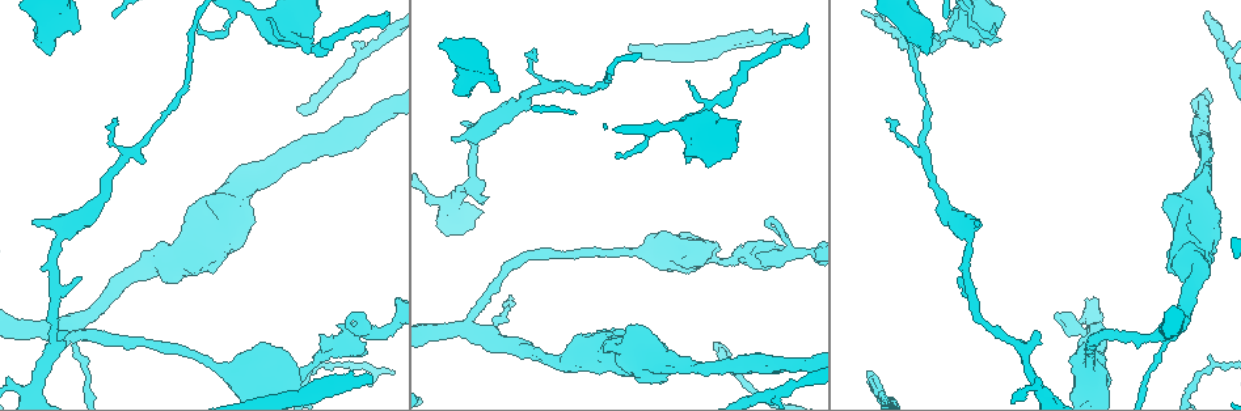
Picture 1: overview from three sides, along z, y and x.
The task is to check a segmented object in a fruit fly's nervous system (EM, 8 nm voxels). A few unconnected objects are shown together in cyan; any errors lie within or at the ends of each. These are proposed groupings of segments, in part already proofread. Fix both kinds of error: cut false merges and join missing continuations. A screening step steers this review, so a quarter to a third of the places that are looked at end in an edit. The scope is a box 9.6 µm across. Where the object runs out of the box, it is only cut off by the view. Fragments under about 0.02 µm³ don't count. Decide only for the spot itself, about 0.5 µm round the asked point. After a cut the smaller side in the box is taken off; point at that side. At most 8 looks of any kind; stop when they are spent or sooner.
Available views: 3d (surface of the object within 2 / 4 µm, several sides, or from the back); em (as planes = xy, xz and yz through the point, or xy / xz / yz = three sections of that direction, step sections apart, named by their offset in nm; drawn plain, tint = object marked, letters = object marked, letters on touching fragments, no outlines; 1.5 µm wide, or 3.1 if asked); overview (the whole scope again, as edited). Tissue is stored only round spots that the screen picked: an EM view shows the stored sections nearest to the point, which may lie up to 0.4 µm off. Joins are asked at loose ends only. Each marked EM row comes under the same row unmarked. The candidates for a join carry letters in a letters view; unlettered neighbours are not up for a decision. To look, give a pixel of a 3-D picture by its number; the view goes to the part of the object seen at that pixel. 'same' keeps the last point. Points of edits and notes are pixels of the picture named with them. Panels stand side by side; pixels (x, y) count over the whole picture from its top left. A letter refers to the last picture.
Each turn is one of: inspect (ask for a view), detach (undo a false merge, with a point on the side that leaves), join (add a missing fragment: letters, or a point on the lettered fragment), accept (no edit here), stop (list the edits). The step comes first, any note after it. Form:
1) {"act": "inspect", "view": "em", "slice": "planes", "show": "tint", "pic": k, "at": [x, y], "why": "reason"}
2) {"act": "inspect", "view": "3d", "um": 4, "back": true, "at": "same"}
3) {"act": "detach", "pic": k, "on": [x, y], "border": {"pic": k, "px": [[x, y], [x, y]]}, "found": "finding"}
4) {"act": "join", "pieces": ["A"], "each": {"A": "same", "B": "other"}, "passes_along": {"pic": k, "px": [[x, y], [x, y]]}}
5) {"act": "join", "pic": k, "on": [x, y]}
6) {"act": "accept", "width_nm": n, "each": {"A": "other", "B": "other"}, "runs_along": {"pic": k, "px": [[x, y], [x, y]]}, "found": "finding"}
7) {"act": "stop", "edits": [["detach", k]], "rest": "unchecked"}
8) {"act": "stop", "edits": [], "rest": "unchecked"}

{"act": "inspect", "view": "3d", "um": 2, "pic": 1, "at": [862, 12], "why": "tapers out"}

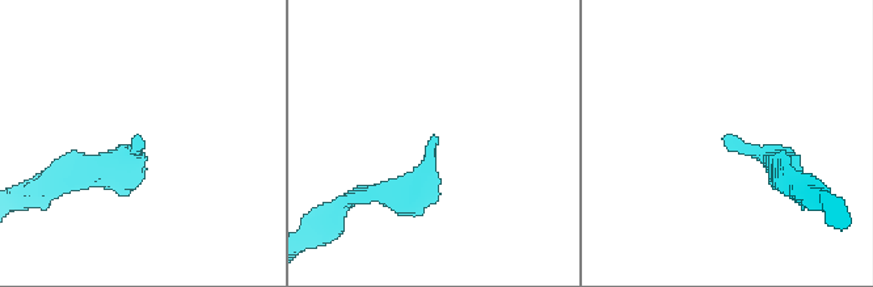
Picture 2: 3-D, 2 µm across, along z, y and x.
{"act": "inspect", "view": "em", "slice": "xz", "step": 4, "show": "tint", "pic": 2, "at": [142, 140]}

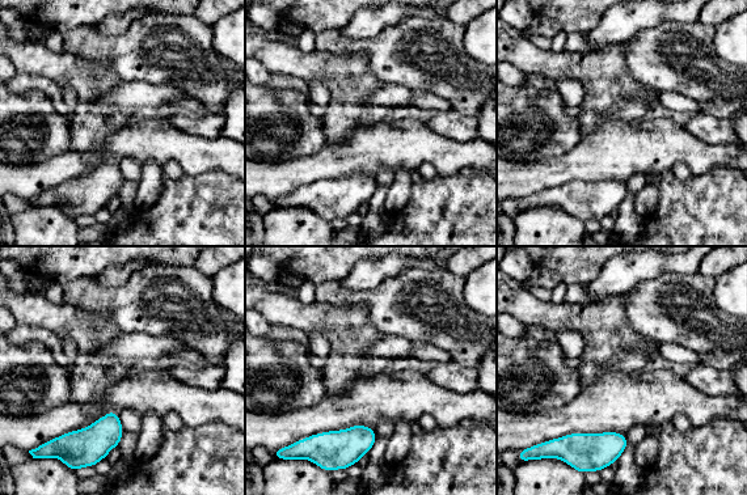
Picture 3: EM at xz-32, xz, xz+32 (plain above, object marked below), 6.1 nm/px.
{"act": "inspect", "view": "em", "slice": "planes", "show": "letters", "at": "same"}

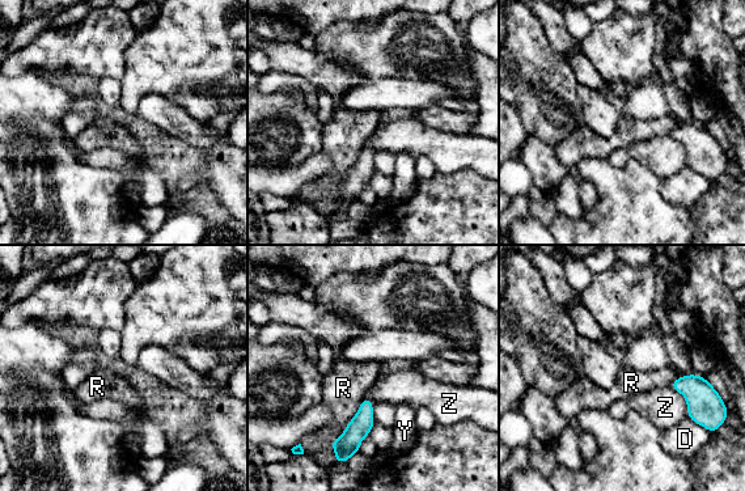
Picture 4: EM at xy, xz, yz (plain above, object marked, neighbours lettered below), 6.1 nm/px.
{"act": "accept", "width_nm": 90, "each": {"D": "other", "R": "other", "Y": "other", "Z": "other"}, "runs_along": {"pic": 4, "px": [[367, 401], [364, 419], [339, 458]]}, "found": "no lettered fragment goes on from it"}

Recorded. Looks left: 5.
{"act": "inspect", "view": "3d", "um": 2, "back": true, "pic": 1, "at": [888, 118], "why": "tapers out"}

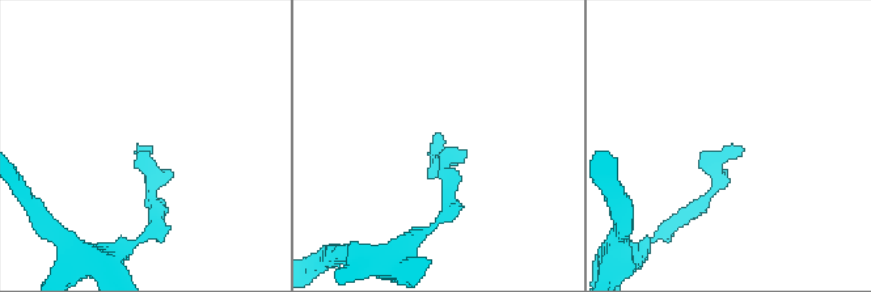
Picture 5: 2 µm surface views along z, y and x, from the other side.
{"act": "inspect", "view": "em", "slice": "planes", "show": "letters", "pic": 5, "at": [740, 148], "why": "now the EM"}

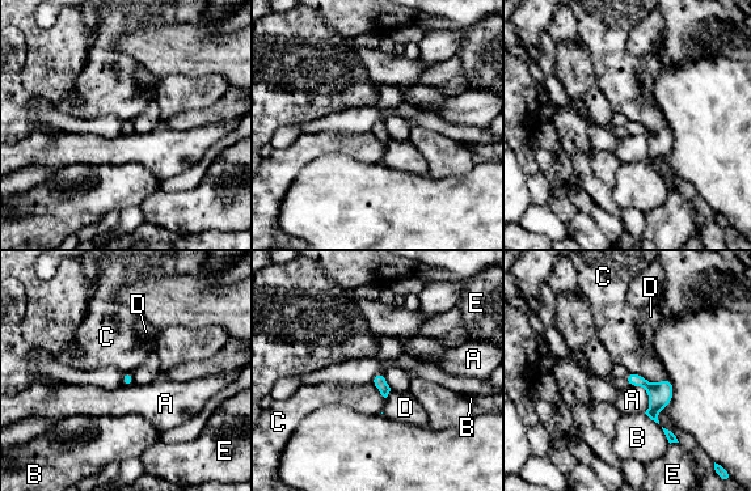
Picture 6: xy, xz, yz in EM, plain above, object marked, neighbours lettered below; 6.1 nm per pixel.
{"act": "accept", "longest_contact_nm": ["C", 240], "each": {"A": "other", "B": "other", "C": "other", "D": "other", "E": "other"}, "border": {"pic": 6, "px": [[629, 371], [652, 382], [667, 377]]}, "found": "none of them fits"}

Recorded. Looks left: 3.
{"act": "inspect", "view": "em", "slice": "yz", "step": 4, "show": "letters", "pic": 1, "at": [497, 91], "why": "an open end"}

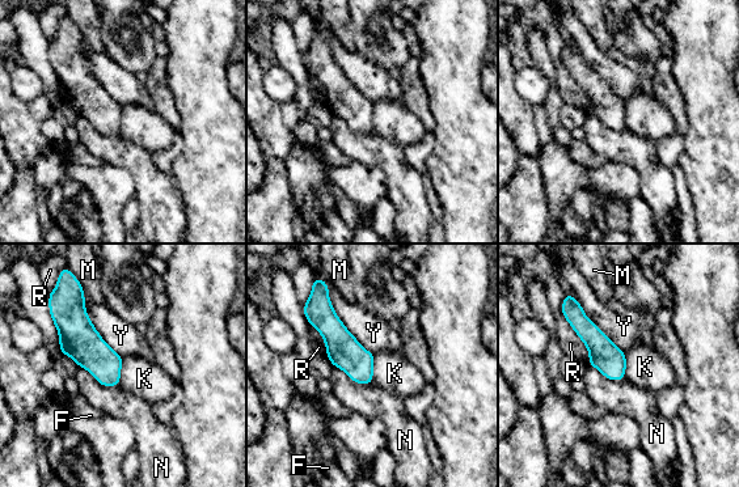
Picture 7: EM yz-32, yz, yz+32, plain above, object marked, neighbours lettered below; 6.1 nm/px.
{"act": "inspect", "view": "em", "slice": "xz", "step": 8, "show": "letters", "at": "same", "why": "cut it another way"}

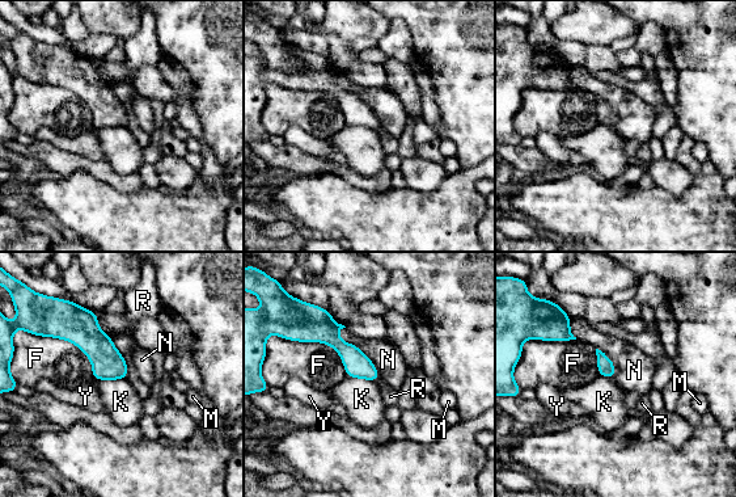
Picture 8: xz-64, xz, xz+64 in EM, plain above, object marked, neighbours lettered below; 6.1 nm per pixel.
{"act": "accept", "each": {"F": "other", "K": "other", "M": "other", "N": "other", "R": "other", "Y": "other"}, "border": {"pic": 8, "px": [[346, 375], [376, 382]]}, "found": "no lettered fragment goes on from it"}

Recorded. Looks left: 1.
{"act": "inspect", "view": "em", "slice": "planes", "show": "letters", "pic": 1, "at": [1035, 335], "why": "free end"}

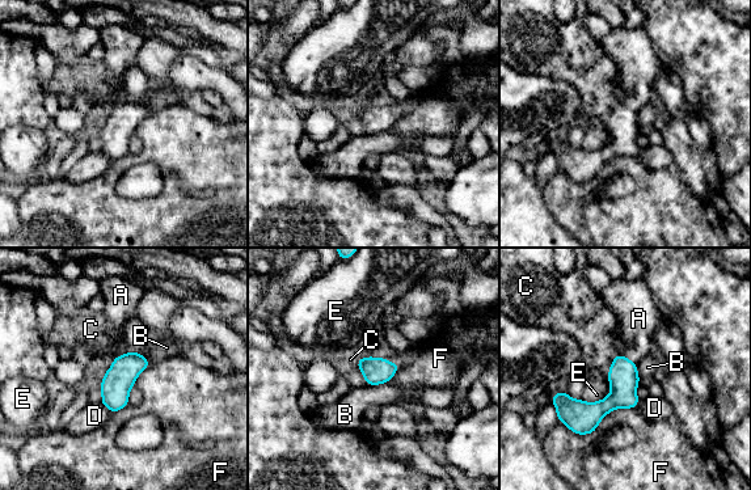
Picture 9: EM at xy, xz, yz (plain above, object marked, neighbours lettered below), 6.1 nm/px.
{"act": "join", "pieces": ["A"], "width_nm": 170, "each": {"A": "same", "B": "other", "C": "other", "D": "other", "E": "other", "F": "other"}, "passes_along": {"pic": 9, "px": [[118, 380], [121, 355], [117, 315]]}, "found": "the neuron continues"}

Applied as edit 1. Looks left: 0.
{"act": "stop", "edits": [["join", 9]], "rest": "unchecked"}

